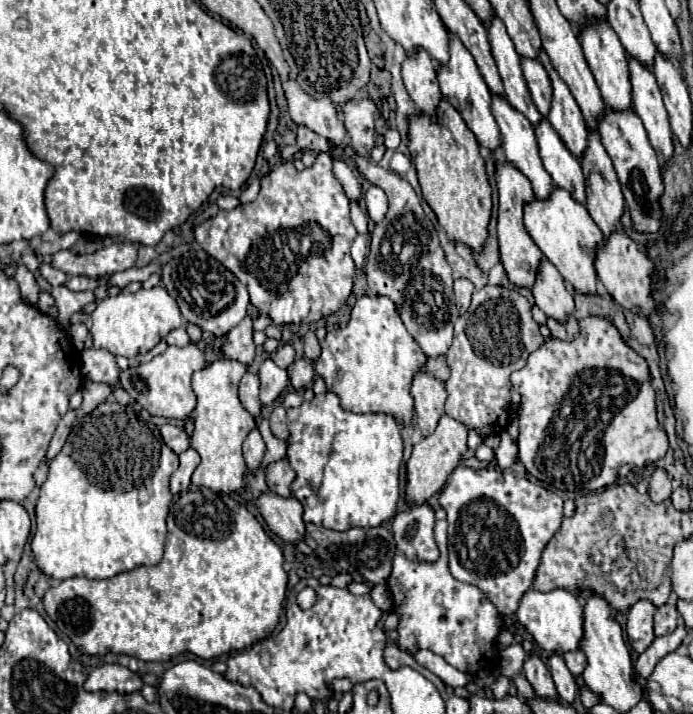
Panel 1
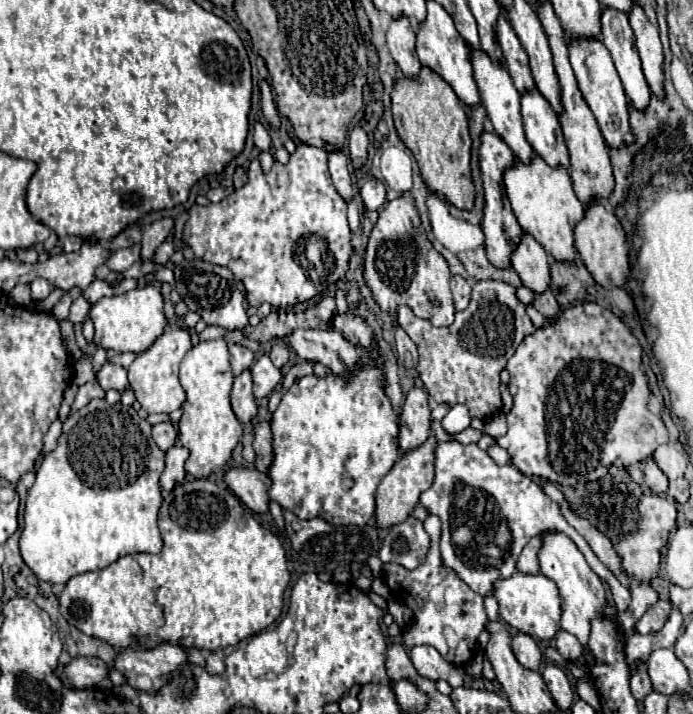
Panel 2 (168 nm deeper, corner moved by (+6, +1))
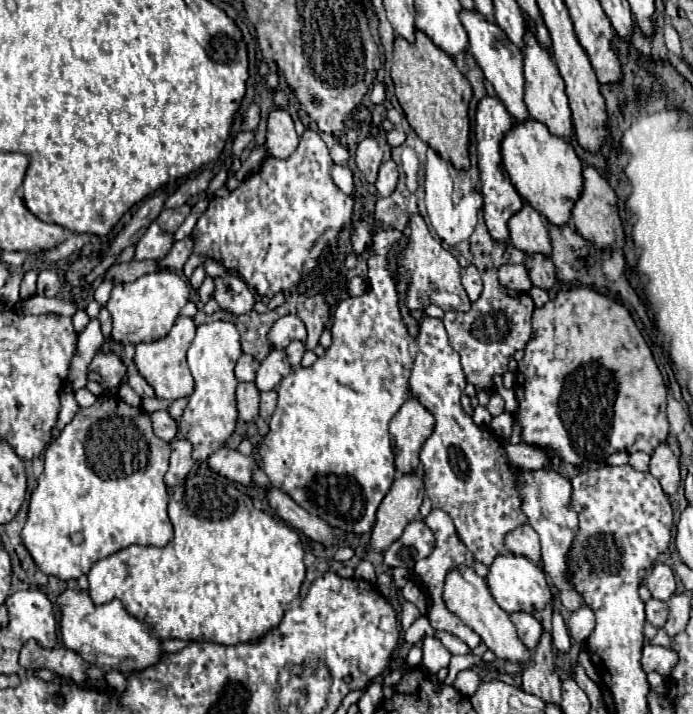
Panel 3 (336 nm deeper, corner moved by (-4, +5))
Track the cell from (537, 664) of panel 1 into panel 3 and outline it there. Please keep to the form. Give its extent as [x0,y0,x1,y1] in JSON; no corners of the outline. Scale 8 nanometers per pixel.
[509,612,543,648]

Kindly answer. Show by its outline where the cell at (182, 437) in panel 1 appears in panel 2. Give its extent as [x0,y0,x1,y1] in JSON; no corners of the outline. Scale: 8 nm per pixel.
[153,422,177,450]

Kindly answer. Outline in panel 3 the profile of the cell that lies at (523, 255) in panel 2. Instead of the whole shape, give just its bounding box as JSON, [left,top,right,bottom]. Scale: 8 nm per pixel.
[507,200,551,254]

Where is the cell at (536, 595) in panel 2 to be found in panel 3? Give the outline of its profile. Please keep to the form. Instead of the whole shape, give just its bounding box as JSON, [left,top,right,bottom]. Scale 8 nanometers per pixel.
[487,554,553,612]

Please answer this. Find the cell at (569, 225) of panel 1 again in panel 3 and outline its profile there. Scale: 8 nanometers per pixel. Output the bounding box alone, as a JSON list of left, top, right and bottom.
[501,118,583,224]

